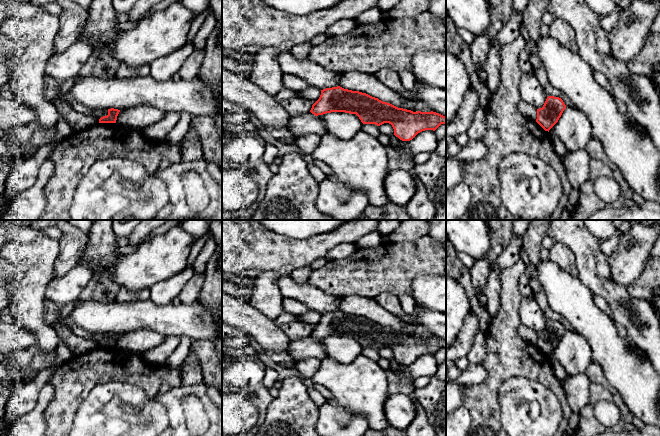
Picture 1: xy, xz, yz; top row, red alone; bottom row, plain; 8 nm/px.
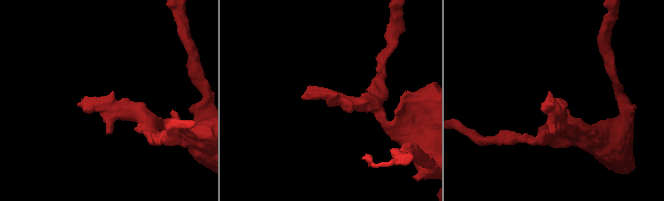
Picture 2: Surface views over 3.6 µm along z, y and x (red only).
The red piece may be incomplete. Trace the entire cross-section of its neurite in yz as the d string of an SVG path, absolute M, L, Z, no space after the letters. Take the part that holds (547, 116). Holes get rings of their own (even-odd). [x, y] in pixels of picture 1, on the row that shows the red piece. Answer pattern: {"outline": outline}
{"outline": "M548 96L543 107L537 109L536 122L548 131L558 122L566 105L559 97Z"}

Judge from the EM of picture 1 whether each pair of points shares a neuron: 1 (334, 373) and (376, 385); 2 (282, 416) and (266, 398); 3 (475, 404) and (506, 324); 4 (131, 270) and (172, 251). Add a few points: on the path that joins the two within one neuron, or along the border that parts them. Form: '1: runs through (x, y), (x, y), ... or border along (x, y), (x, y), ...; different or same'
1: runs through (344, 381), (352, 385), (366, 385); same
2: border along (273, 398), (266, 410), (261, 425); different
3: runs through (492, 384), (500, 363), (504, 359), (504, 344); same
4: runs through (141, 269), (162, 256); same

